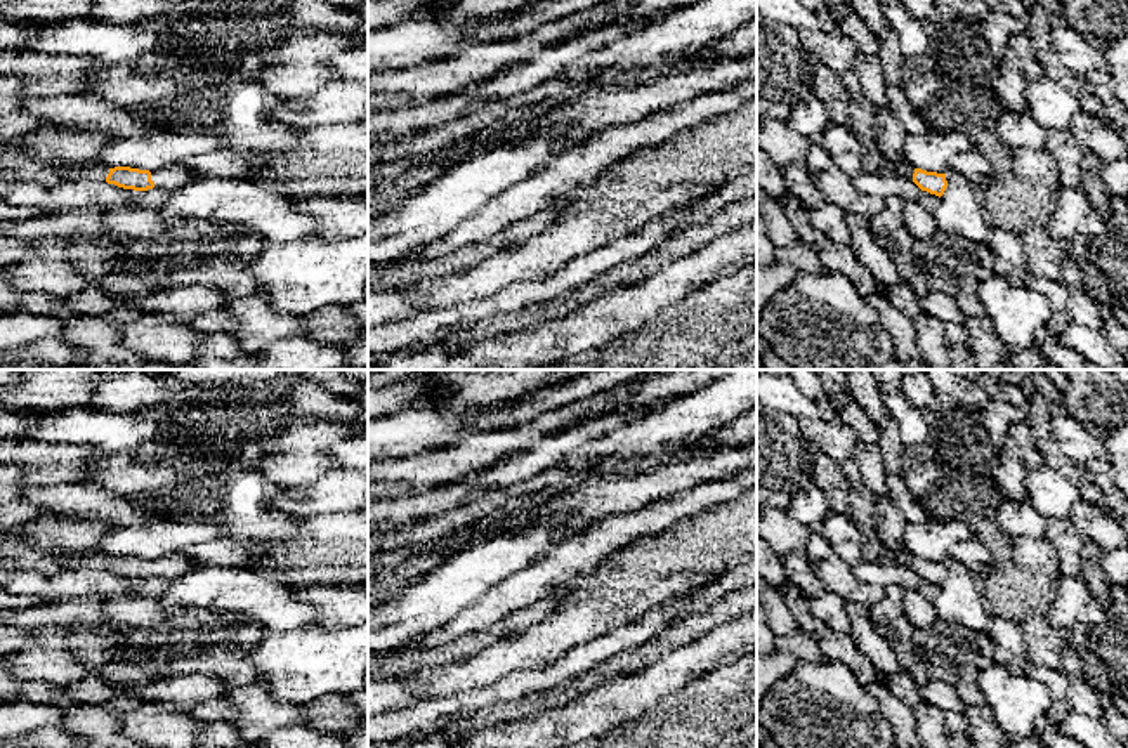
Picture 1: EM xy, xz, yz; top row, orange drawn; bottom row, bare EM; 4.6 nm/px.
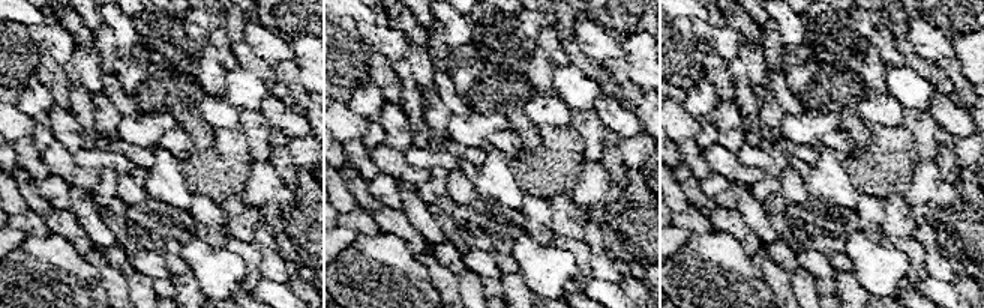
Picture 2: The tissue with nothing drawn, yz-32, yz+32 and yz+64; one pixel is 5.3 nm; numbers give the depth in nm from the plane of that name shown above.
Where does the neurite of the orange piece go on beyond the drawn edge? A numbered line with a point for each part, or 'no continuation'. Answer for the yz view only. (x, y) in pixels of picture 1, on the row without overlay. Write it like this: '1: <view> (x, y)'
1: yz (901, 557)

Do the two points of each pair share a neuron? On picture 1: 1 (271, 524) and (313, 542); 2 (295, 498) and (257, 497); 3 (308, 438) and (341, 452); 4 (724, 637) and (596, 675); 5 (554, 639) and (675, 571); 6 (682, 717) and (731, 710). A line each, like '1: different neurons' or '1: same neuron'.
1: different neurons
2: different neurons
3: different neurons
4: different neurons
5: same neuron
6: same neuron

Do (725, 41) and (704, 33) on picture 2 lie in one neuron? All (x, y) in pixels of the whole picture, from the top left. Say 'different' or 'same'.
same

